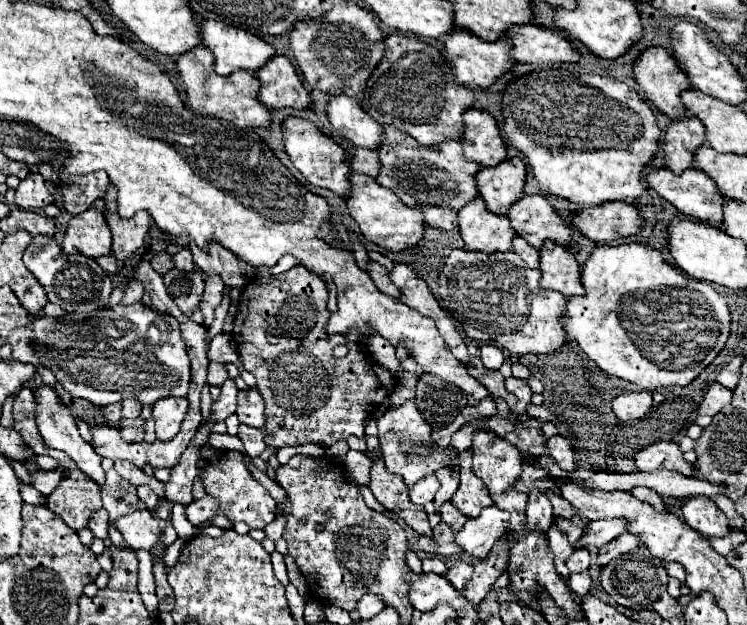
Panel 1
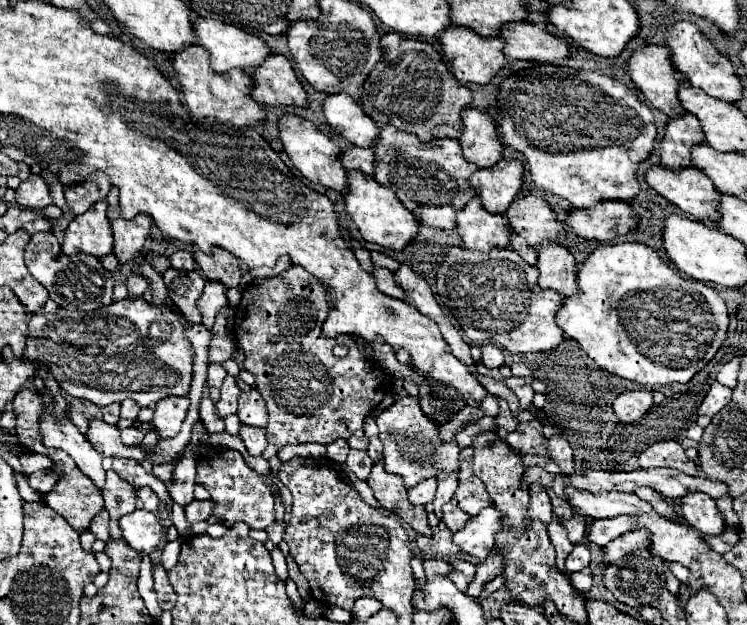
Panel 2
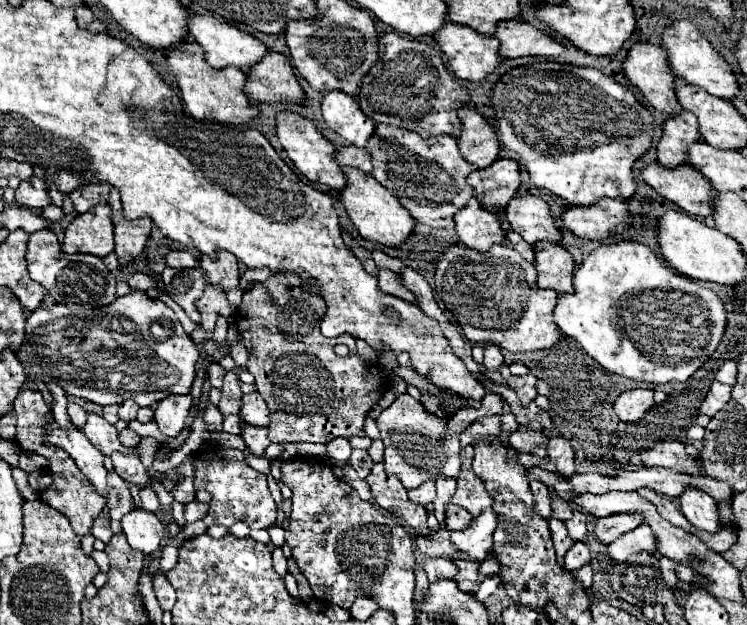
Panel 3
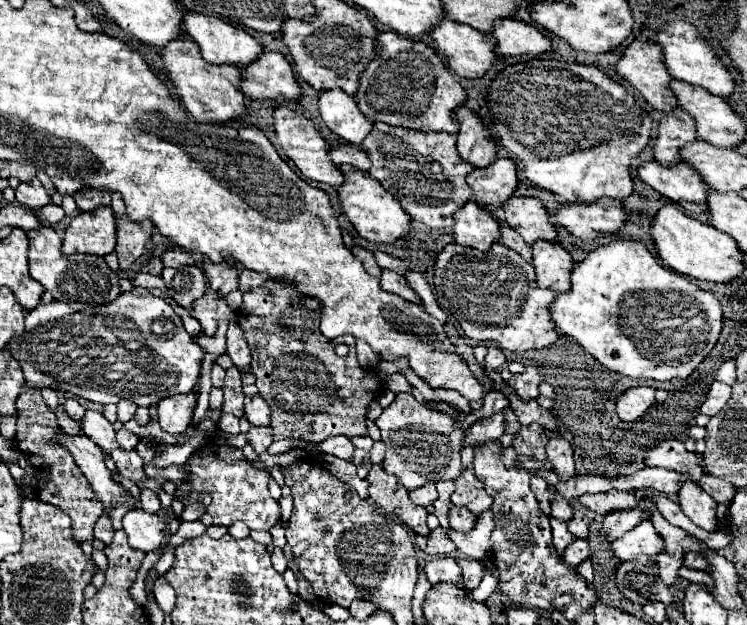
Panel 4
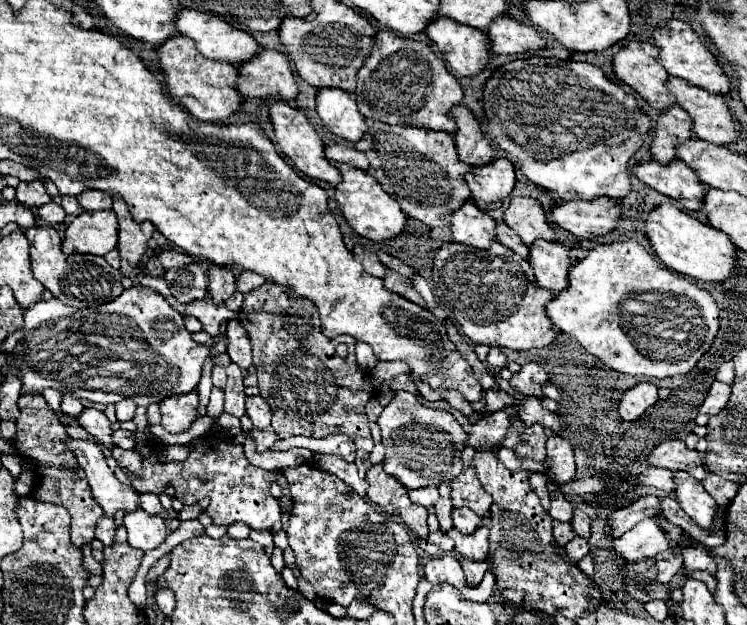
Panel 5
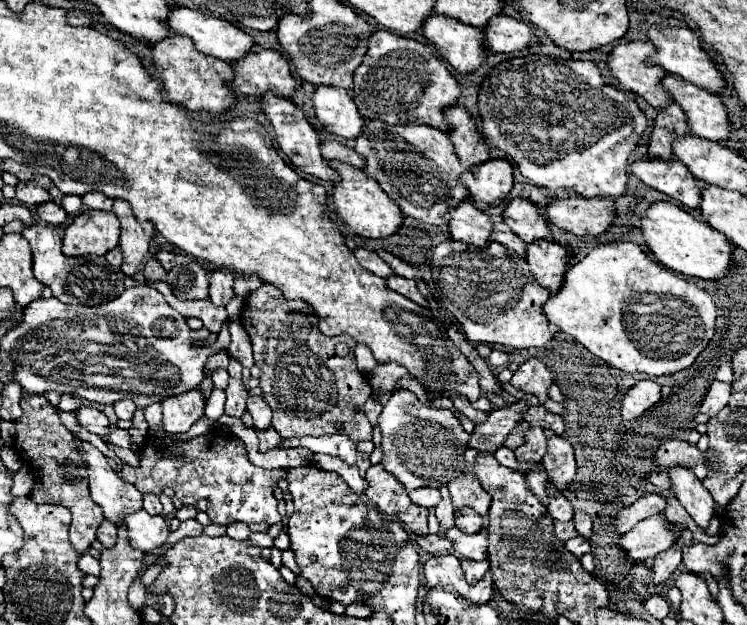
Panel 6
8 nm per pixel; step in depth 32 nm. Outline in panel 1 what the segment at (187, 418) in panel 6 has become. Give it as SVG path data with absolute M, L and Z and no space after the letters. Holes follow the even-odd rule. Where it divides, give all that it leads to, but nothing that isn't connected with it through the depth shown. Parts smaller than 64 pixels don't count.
M186 398L158 400L152 406L154 420L156 420L156 440L162 440L162 442L172 440L180 430L180 424L184 420L186 410L188 410L188 400Z

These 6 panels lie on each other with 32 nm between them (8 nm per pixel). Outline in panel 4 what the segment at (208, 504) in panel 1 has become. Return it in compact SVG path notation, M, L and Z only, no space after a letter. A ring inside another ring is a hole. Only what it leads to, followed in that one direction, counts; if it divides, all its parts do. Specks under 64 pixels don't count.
M194 502L194 504L188 504L188 506L184 508L182 518L184 518L186 522L194 522L194 520L200 520L204 512L206 512L206 506L200 504L200 502Z

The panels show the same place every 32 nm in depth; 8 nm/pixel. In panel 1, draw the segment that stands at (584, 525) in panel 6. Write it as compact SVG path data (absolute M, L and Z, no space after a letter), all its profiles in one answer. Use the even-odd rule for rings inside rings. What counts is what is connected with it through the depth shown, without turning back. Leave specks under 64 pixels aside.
M574 516L574 518L570 518L570 520L564 520L564 518L554 518L554 522L556 522L556 526L568 536L568 540L574 544L580 536L582 536L582 532L584 532L584 520L580 518L580 516Z

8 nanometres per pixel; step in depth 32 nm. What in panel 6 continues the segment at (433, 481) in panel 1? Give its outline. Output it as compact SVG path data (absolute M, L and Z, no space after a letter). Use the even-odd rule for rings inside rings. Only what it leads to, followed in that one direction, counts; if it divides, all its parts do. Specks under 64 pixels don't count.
M416 488L412 492L408 492L410 500L418 506L424 506L424 508L434 508L440 500L440 492L436 488Z

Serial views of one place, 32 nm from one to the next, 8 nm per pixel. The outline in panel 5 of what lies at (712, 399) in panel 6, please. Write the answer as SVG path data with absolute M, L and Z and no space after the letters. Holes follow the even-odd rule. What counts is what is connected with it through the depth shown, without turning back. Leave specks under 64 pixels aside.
M714 382L710 386L710 392L708 392L700 412L708 414L708 416L714 416L714 414L718 414L726 406L728 398L730 398L730 386L724 384L724 382Z

